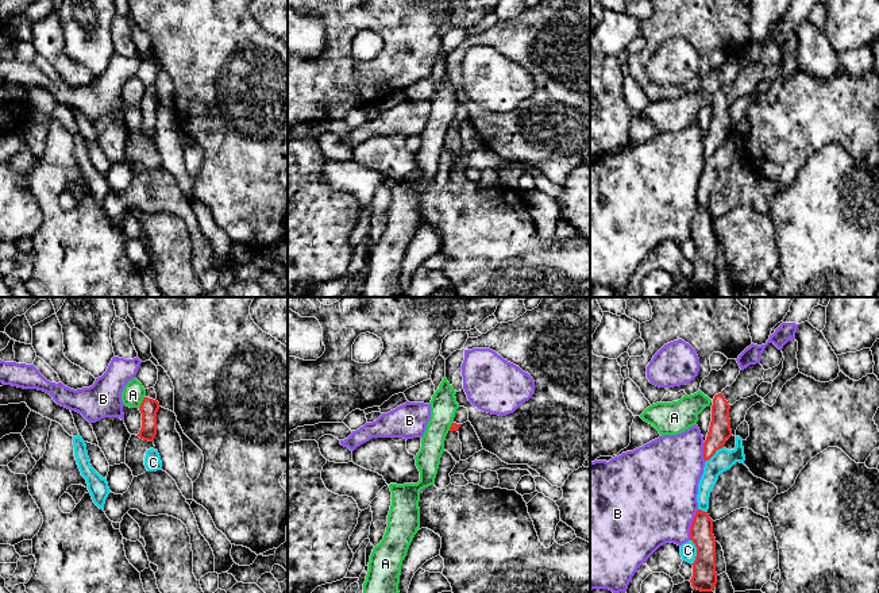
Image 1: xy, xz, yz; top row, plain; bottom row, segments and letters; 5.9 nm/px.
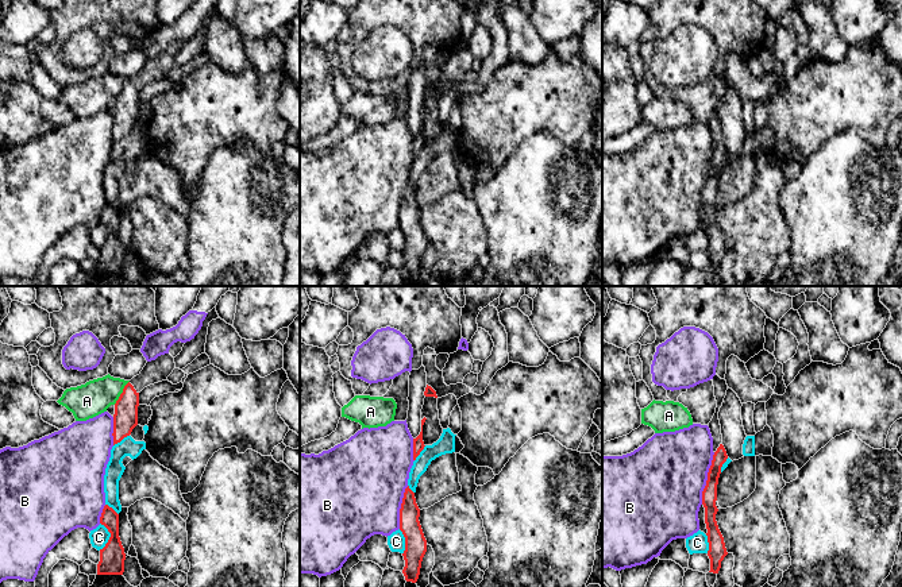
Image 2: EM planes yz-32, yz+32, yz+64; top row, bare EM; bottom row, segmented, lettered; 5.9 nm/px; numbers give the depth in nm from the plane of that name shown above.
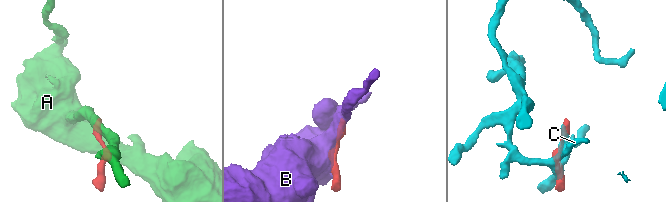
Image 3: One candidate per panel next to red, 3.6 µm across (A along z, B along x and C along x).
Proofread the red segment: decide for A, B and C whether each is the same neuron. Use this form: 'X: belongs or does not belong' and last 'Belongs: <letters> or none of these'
A: does not belong
B: does not belong
C: does not belong
Belongs: none of these

